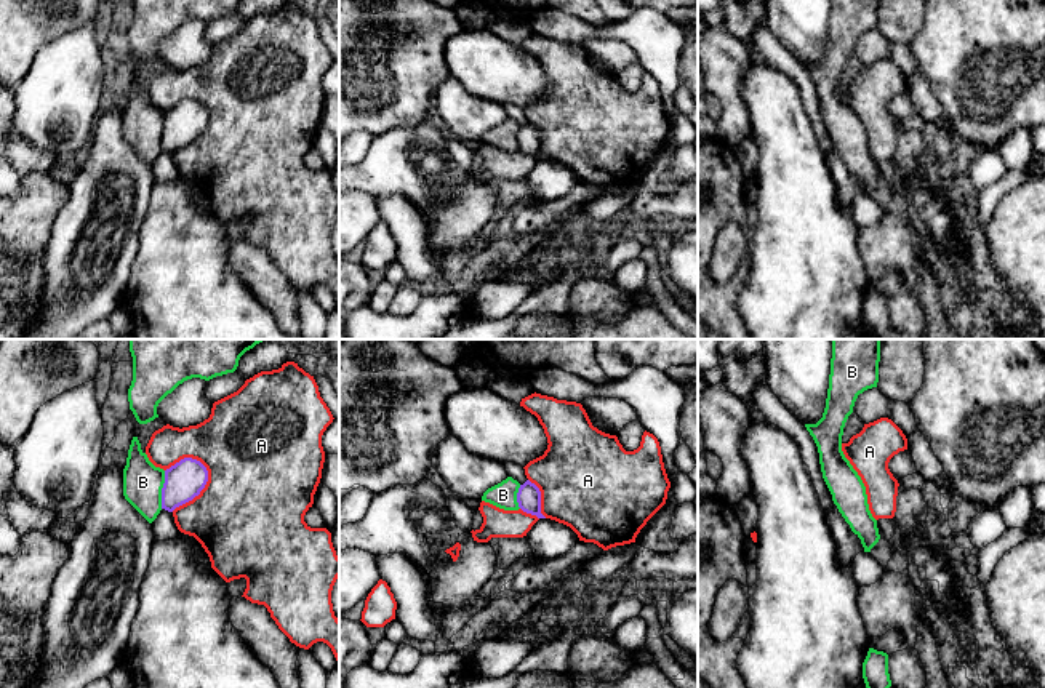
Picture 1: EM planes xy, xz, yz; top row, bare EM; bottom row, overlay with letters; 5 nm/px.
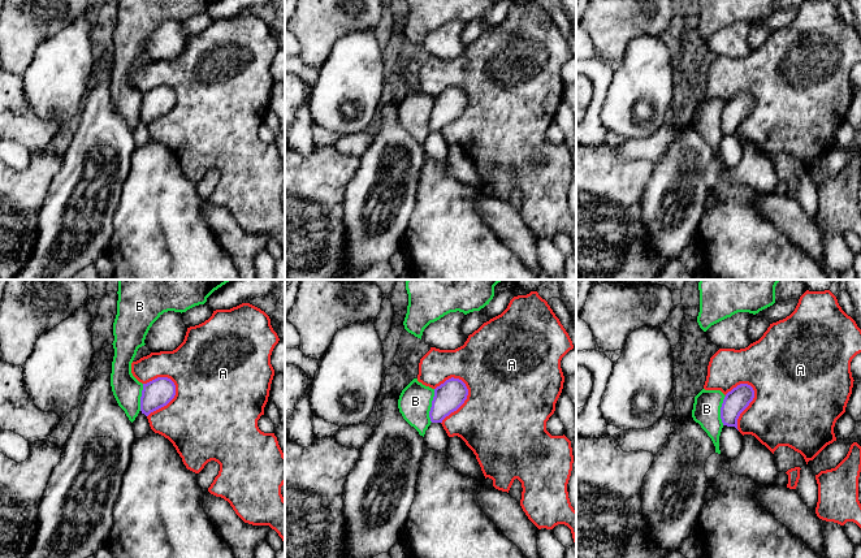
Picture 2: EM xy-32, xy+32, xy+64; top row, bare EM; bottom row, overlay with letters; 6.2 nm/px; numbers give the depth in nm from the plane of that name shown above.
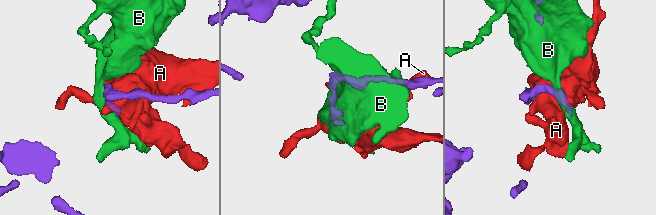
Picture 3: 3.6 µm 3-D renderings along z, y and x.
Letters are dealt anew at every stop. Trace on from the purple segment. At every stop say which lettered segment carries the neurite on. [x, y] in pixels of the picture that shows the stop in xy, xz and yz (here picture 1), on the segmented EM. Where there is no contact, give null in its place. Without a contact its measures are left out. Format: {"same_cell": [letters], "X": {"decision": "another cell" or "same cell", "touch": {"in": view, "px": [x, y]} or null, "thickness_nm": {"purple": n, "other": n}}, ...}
{"same_cell": [], "A": {"decision": "another cell", "touch": {"in": "xy", "px": [202, 488]}, "thickness_nm": {"purple": 200, "other": 500}}, "B": {"decision": "another cell", "touch": {"in": "xy", "px": [162, 490]}, "thickness_nm": {"purple": 200, "other": 200}}}

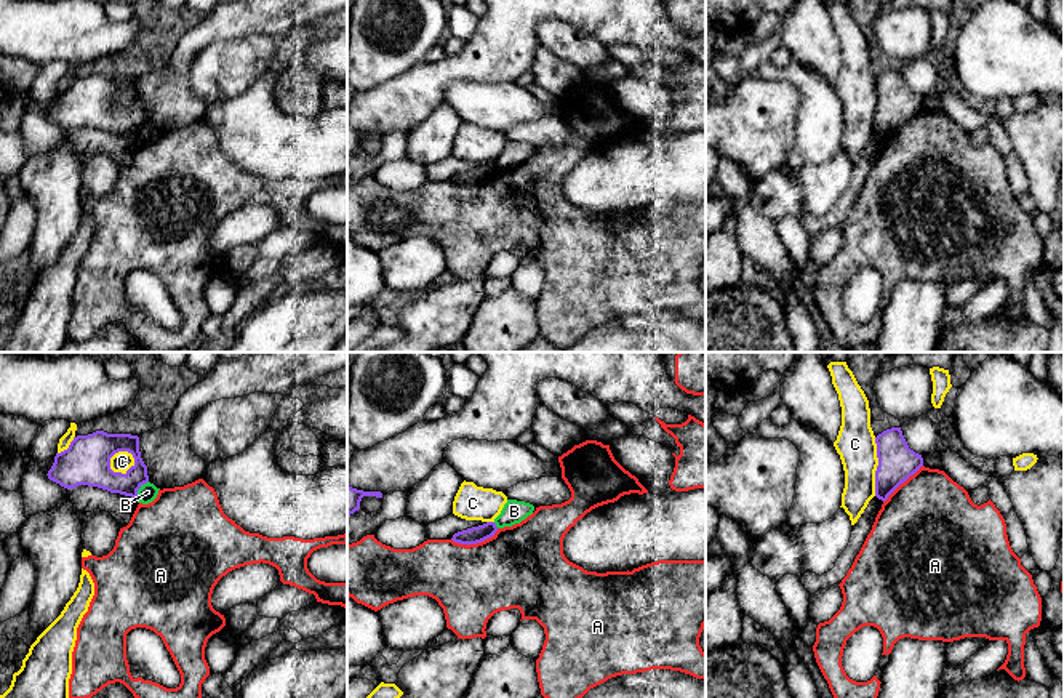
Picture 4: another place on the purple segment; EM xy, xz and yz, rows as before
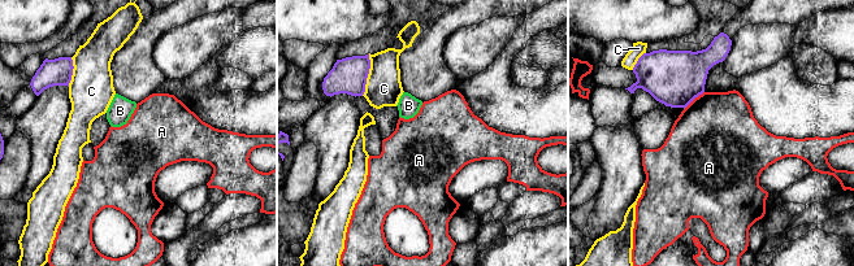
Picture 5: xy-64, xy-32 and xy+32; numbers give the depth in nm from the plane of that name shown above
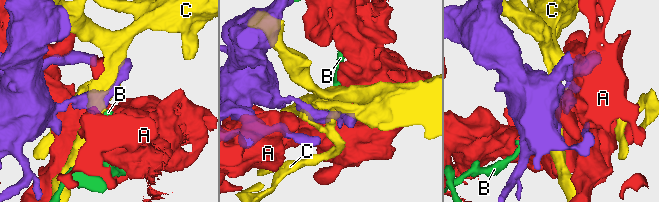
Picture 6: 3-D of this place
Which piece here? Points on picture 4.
{"same_cell": [], "A": {"decision": "another cell", "touch": {"in": "xz", "px": [474, 543]}, "thickness_nm": {"purple": 90, "other": 400}}, "B": {"decision": "another cell", "touch": {"in": "xy", "px": [140, 487]}, "thickness_nm": {"purple": 170, "other": 90}}, "C": {"decision": "another cell", "touch": {"in": "xy", "px": [124, 474]}, "thickness_nm": {"purple": 240, "other": 100}}}

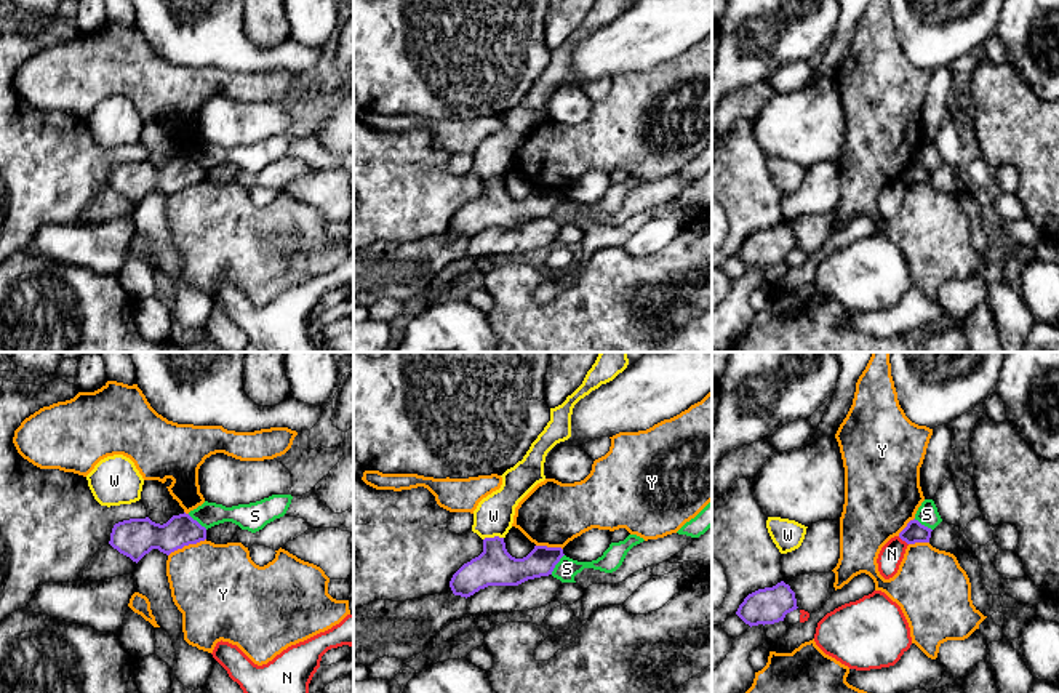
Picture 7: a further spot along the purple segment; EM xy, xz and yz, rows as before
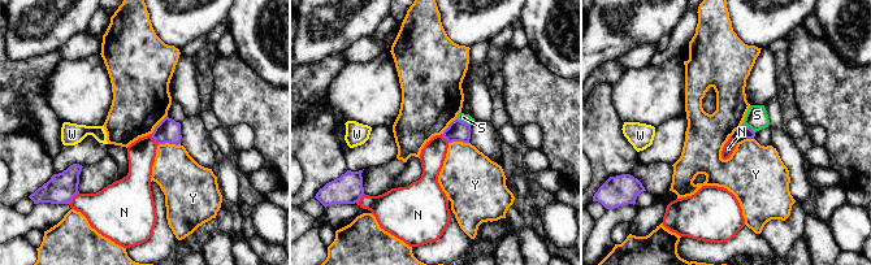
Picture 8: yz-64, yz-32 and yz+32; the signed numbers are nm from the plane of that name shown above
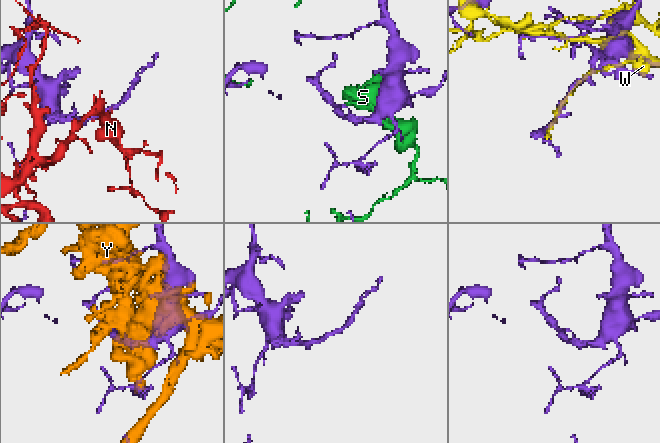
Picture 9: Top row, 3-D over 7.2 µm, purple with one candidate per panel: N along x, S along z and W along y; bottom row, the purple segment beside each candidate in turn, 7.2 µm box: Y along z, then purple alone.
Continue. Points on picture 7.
{"same_cell": [], "N": {"decision": "another cell", "touch": {"in": "yz", "px": [903, 540]}, "thickness_nm": {"purple": 100, "other": 120}}, "S": {"decision": "another cell", "touch": {"in": "xz", "px": [557, 562]}, "thickness_nm": {"purple": 150, "other": 110}}, "W": {"decision": "another cell", "touch": {"in": "xz", "px": [495, 536]}, "thickness_nm": {"purple": 190, "other": 190}}, "Y": {"decision": "another cell", "touch": {"in": "xy", "px": [186, 544]}, "thickness_nm": {"purple": 190, "other": 420}}}

